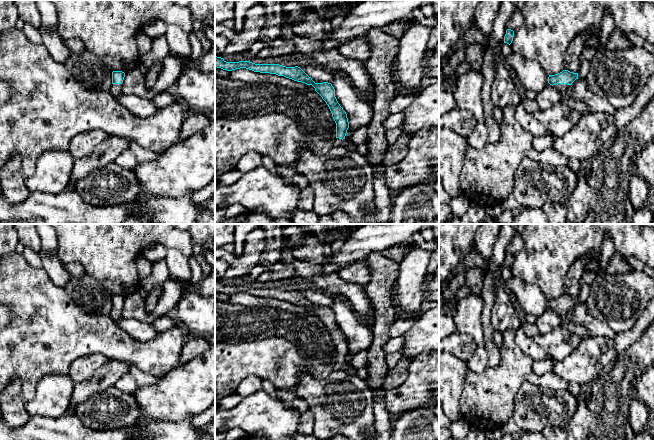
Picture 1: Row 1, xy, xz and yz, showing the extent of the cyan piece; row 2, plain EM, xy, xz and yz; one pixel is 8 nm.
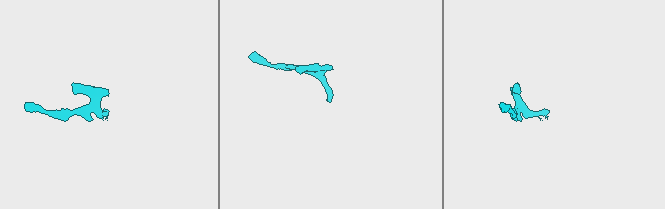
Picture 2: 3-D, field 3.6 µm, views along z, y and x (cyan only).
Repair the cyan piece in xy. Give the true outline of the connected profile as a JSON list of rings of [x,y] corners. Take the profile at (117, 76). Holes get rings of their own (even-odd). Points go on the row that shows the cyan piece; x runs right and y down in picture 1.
[[[122,71],[112,72],[112,85],[109,91],[116,99],[118,99],[121,95],[121,88],[124,77],[125,73]]]

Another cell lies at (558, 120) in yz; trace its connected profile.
[[[559,102],[534,114],[539,125],[554,137],[561,137],[572,130],[581,119],[582,114],[565,102]]]

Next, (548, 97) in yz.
[[[549,85],[537,94],[536,102],[539,109],[545,110],[559,102],[564,102],[564,98],[554,86]]]

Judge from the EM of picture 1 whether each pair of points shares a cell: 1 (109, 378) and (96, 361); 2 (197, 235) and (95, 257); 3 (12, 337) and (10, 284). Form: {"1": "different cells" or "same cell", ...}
{"1": "different cells", "2": "different cells", "3": "same cell"}

